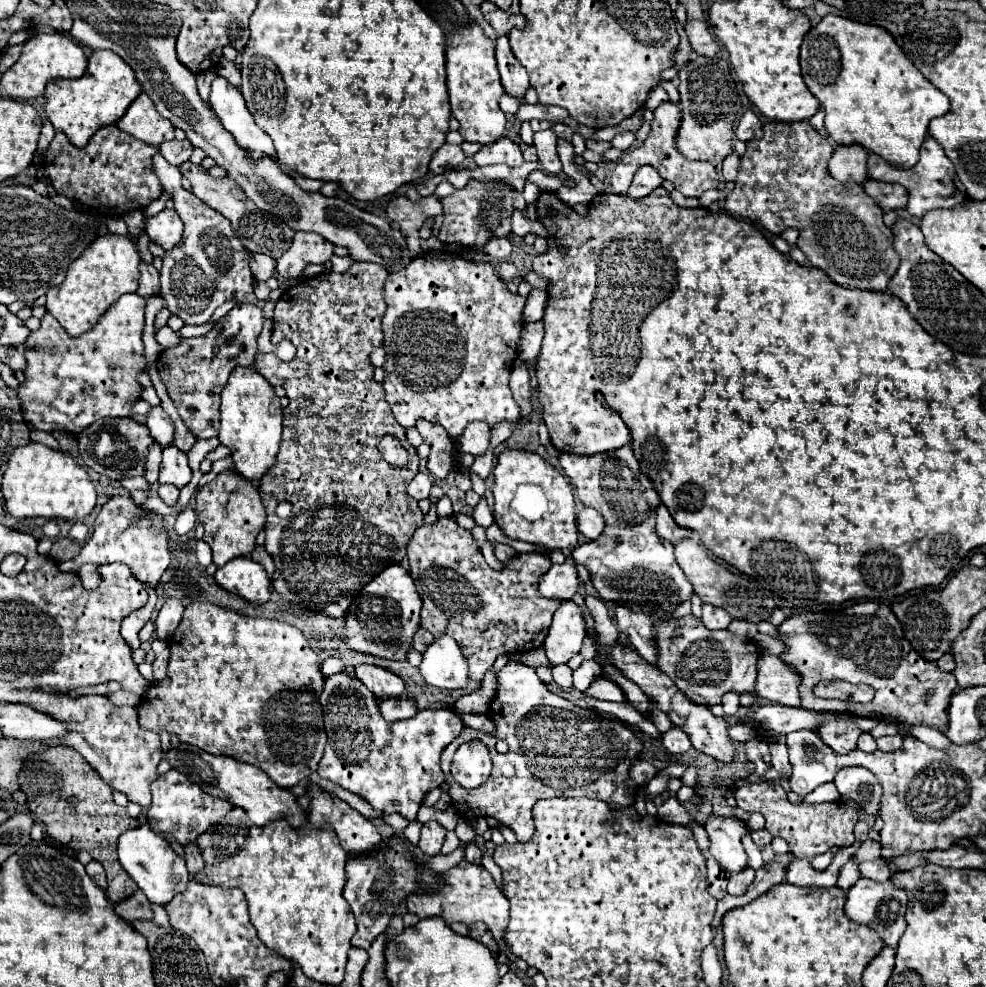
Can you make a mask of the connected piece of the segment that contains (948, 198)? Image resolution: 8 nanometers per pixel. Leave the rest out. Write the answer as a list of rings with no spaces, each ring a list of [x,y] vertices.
[[[926,138],[922,148],[920,148],[920,160],[914,168],[910,170],[900,170],[890,166],[884,158],[876,156],[876,154],[868,154],[868,174],[872,180],[878,182],[890,182],[890,184],[902,184],[908,192],[910,192],[910,200],[906,210],[914,216],[914,218],[922,218],[926,212],[936,210],[936,208],[956,208],[960,206],[964,200],[968,200],[968,194],[964,192],[964,186],[960,184],[952,162],[946,158],[944,150],[940,148],[940,144],[936,144],[934,138]]]

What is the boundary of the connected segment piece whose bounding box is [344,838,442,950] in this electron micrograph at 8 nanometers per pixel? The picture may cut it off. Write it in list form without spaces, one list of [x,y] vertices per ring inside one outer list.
[[[390,838],[390,850],[386,850],[386,844],[384,844],[384,848],[380,848],[380,852],[376,852],[376,856],[348,858],[344,898],[348,900],[352,914],[356,918],[356,924],[358,924],[358,930],[352,938],[354,948],[368,950],[370,944],[374,942],[374,938],[380,936],[382,932],[386,932],[390,918],[394,916],[400,902],[408,894],[412,894],[416,890],[424,890],[424,888],[436,890],[442,886],[440,876],[430,870],[424,870],[422,864],[414,862],[408,848],[410,848],[410,844],[406,840]]]

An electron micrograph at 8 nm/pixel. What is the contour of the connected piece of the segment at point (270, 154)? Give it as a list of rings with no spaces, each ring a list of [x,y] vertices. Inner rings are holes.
[[[214,78],[210,104],[224,130],[234,136],[236,144],[248,152],[248,158],[252,162],[258,162],[260,158],[276,160],[276,148],[270,136],[256,126],[252,114],[246,108],[244,98],[240,96],[240,90],[236,90],[226,78]]]

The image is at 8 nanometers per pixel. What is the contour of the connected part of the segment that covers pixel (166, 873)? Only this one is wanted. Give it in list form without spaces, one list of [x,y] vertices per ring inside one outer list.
[[[148,824],[128,830],[118,838],[118,858],[124,870],[130,874],[130,878],[138,884],[138,888],[146,894],[152,904],[166,906],[176,894],[184,892],[190,882],[184,858],[178,856],[164,838],[156,836],[156,832],[152,832]]]

